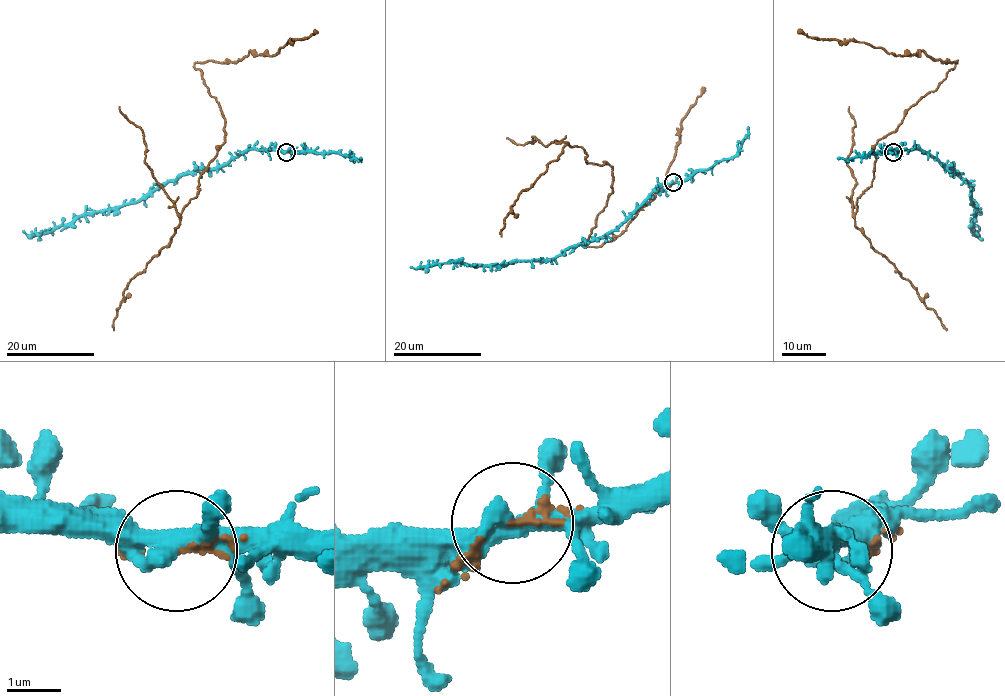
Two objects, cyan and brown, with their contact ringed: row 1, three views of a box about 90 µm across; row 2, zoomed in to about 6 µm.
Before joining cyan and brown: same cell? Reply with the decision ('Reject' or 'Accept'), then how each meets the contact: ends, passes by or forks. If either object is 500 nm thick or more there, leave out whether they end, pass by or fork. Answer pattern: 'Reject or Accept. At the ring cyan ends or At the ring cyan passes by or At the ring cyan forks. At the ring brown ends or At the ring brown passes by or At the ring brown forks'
Accept. At the ring cyan forks. At the ring brown ends

